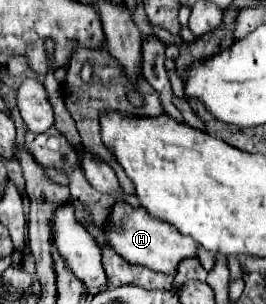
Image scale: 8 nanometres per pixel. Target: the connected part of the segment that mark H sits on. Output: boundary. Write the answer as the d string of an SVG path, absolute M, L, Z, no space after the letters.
M116 202L112 206L110 216L108 216L108 224L104 228L104 236L106 236L106 244L114 252L118 252L126 262L140 264L140 266L146 266L150 270L172 274L172 276L176 274L178 262L182 258L198 254L198 250L196 250L198 244L190 236L180 234L168 222L152 218L144 208L134 208L130 204L126 204L126 202L124 204Z

